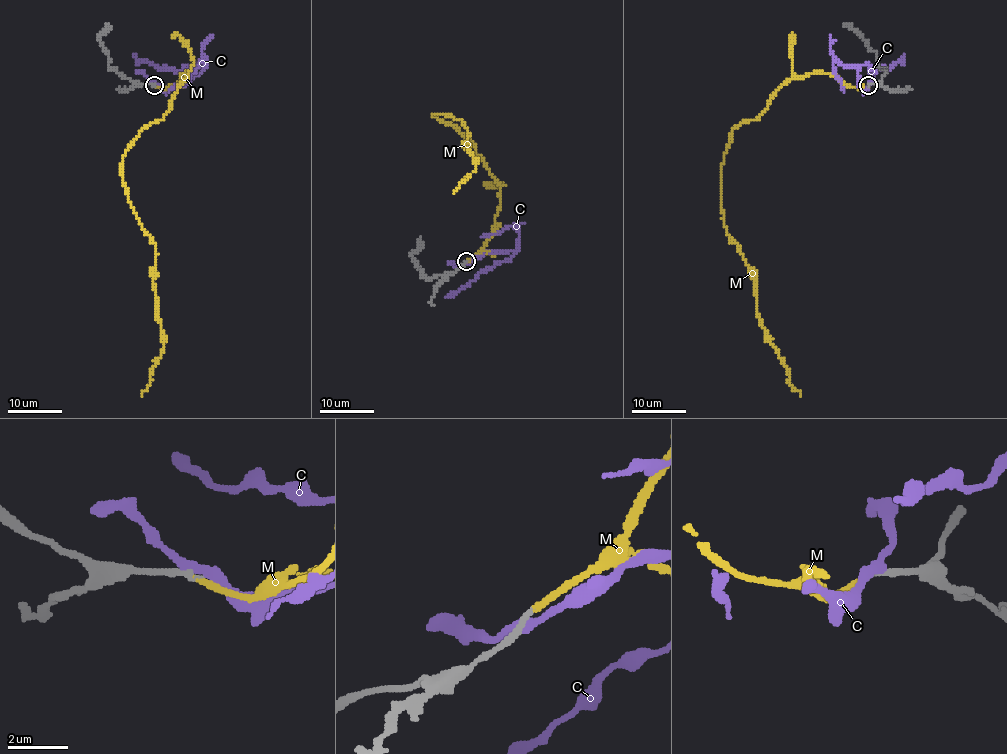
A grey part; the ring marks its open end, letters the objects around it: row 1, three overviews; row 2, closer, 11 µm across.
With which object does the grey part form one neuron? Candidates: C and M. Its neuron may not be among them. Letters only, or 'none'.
M

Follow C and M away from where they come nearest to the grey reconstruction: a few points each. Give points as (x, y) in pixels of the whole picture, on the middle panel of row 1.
C: (465, 263), (484, 252), (514, 252), (483, 270), (447, 297)
M: (466, 260), (495, 222), (499, 183), (463, 135), (433, 113), (458, 118), (474, 158), (454, 193)

